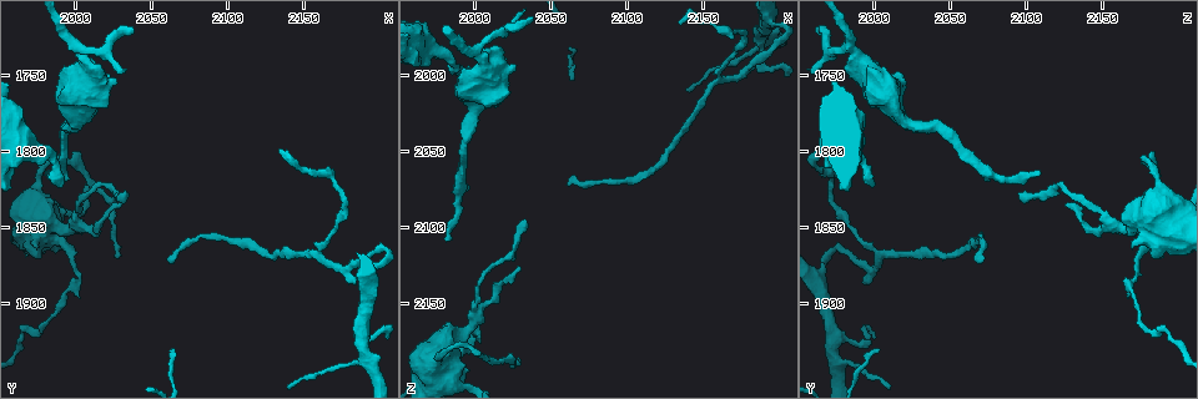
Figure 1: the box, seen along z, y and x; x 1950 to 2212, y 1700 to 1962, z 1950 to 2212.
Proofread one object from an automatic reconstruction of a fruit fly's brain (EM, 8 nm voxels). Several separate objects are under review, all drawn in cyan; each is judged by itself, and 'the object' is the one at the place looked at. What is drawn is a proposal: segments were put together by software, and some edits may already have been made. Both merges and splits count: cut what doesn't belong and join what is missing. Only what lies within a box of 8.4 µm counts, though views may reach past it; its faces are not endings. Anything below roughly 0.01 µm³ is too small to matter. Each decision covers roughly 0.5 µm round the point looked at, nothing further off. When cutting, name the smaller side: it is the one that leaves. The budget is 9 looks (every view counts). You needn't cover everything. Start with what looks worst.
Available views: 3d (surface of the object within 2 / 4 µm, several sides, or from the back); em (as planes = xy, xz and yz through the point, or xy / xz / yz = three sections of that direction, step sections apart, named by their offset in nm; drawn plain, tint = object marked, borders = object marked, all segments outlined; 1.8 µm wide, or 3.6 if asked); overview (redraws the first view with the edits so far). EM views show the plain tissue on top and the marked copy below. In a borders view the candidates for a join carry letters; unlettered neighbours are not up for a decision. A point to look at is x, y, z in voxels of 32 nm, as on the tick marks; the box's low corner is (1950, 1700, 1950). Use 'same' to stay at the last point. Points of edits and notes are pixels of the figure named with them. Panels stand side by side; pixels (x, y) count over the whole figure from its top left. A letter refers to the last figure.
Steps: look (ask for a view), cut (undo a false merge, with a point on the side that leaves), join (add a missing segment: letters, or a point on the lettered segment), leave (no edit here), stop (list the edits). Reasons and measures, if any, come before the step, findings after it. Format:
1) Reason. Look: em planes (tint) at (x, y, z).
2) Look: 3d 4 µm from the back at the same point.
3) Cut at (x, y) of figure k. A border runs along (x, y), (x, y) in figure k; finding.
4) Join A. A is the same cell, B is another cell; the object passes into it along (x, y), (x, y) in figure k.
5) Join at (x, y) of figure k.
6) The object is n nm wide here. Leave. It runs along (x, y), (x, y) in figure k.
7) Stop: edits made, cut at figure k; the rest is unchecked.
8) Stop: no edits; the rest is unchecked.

Free end. Look: 3d 2 µm at (1990, 1824, 2002).

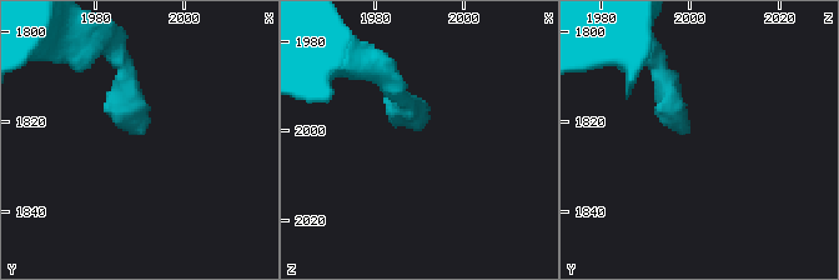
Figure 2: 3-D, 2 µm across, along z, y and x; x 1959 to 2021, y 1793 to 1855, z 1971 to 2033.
Shape alone is not enough. Look: em xz step 8 (tint) at (1989, 1822, 2000).

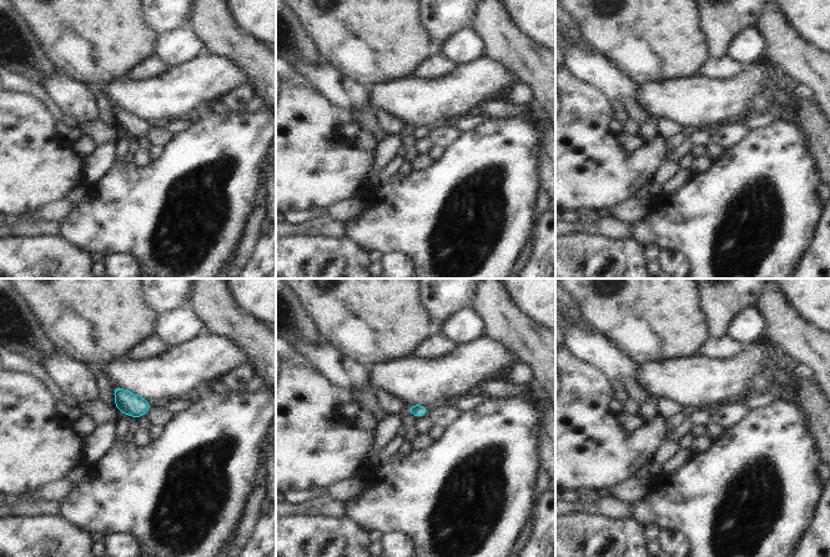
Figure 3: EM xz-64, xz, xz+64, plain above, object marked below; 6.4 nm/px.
Another direction. Look: em planes (borders) at the same point.

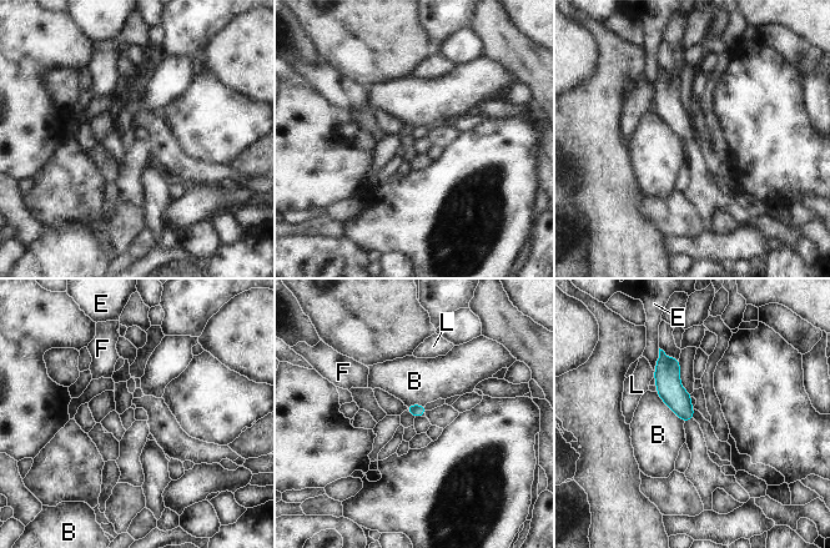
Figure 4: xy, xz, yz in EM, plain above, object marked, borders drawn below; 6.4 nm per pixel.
The longest contact is with B, 280 nm. Leave. B, E, F and L are other cells; a border runs along (655, 392), (684, 422) in figure 4; none of them fits.

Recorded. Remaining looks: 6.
End of a long branch. Look: 3d 4 µm at (1980, 1814, 2106).

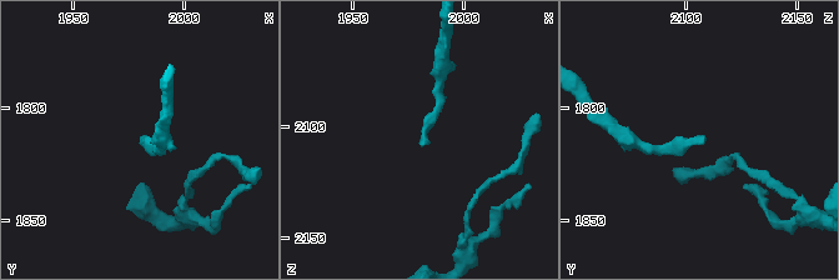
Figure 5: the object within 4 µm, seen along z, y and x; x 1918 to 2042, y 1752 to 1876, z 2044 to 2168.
Now the EM. Look: em 3.6 µm xz step 16 (tint) at (1982, 1811, 2108).

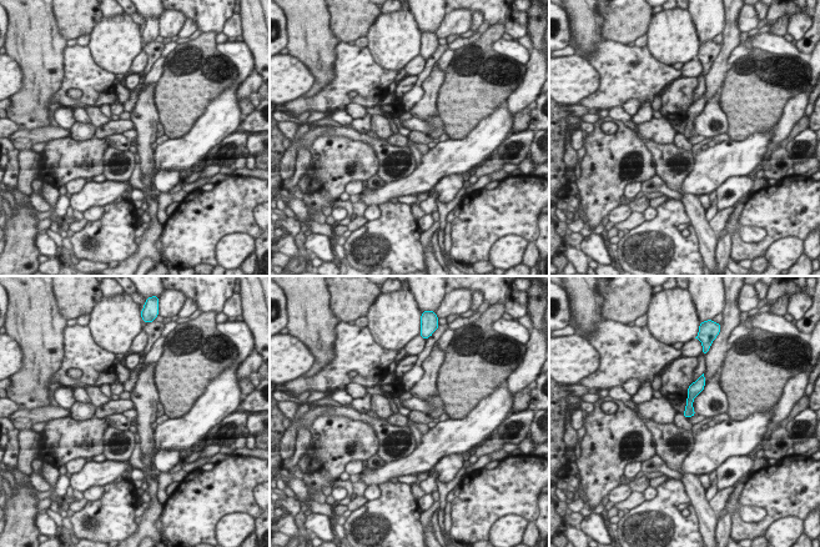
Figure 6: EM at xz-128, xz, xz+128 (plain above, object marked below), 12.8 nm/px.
Look: em 3.6 µm planes (borders) at the same point.

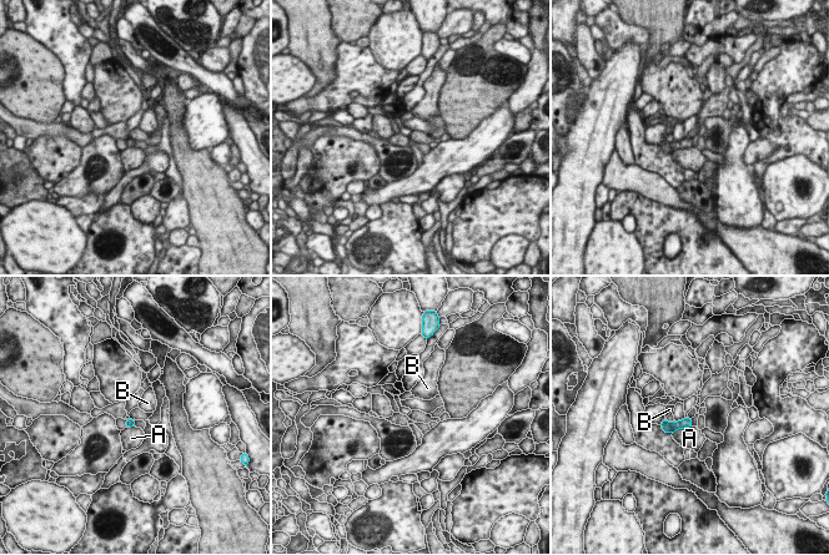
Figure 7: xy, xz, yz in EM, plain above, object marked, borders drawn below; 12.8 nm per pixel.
Leave. A and B are other cells; none of them fits.

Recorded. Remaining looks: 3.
Abrupt turn. Look: em 3.6 µm xy step 8 (borders) at (1980, 1844, 2178).

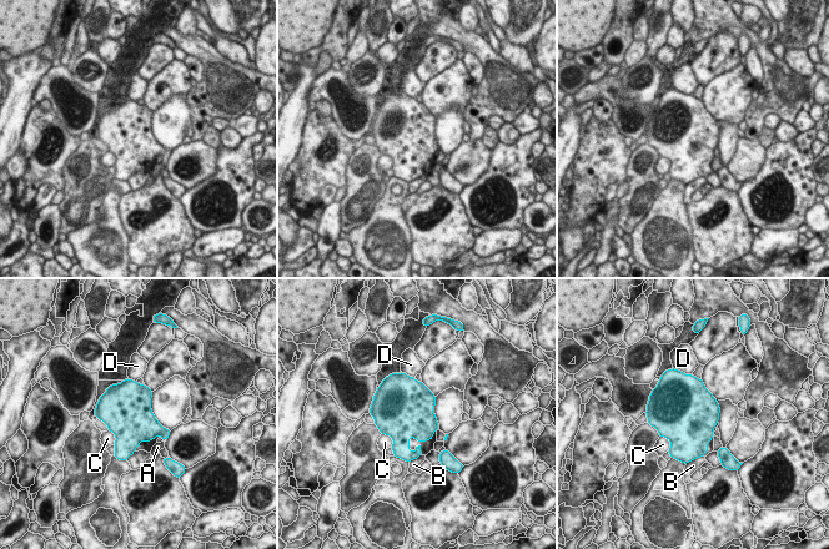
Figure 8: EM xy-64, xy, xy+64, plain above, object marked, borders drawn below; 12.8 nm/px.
Leave. A, B, C and D are other cells; a border runs along (381, 433), (391, 437), (392, 447) in figure 8; continuous, no second neuron.

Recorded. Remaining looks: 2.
Four-way junction. Look: 3d 2 µm at (2190, 1930, 1970).

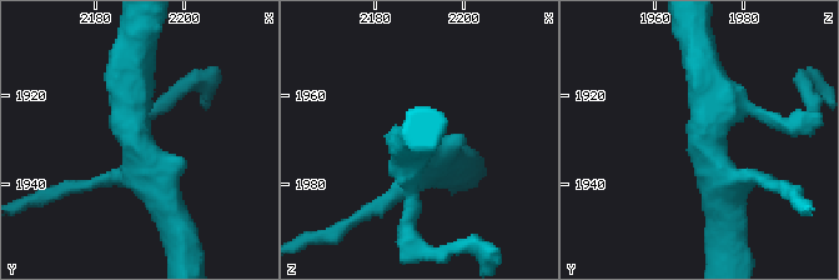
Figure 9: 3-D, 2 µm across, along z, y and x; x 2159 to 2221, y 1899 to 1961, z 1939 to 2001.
4 arms meet here; need the tissue. Look: em planes (borders) at (2189, 1932, 1972).

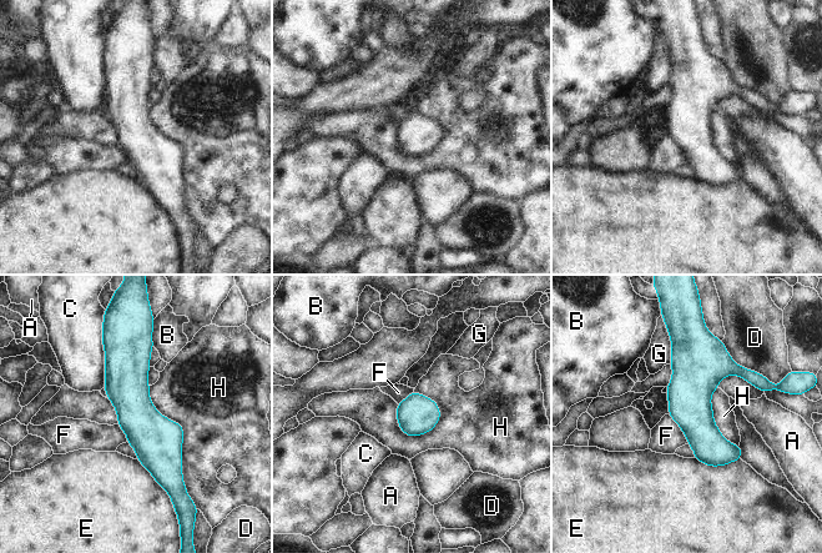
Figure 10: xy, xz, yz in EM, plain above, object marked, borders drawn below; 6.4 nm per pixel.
The longest contact is with H, 650 nm. Leave. A, B, C, D, E, F, G and H are other cells; a border runs along (667, 415), (685, 435), (687, 443) in figure 10; one neuron here.

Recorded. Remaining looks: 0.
Stop: no edits; the rest is unchecked.

